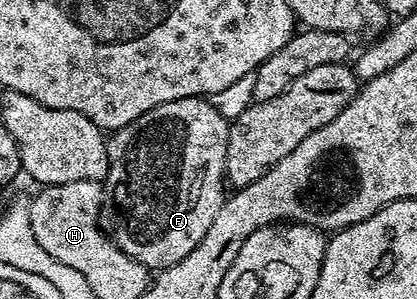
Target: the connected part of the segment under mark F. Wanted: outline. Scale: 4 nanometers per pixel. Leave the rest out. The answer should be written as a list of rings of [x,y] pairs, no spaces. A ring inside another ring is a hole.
[[[190,96],[189,98],[177,98],[173,102],[165,102],[137,118],[129,126],[120,128],[110,133],[107,140],[107,178],[105,181],[105,196],[113,207],[119,211],[119,229],[113,232],[115,245],[129,258],[141,262],[149,270],[162,270],[181,262],[185,254],[193,251],[193,246],[205,238],[213,218],[217,218],[217,210],[221,210],[225,199],[225,181],[227,178],[227,139],[229,138],[229,120],[223,117],[215,109],[210,99],[202,96]]]

